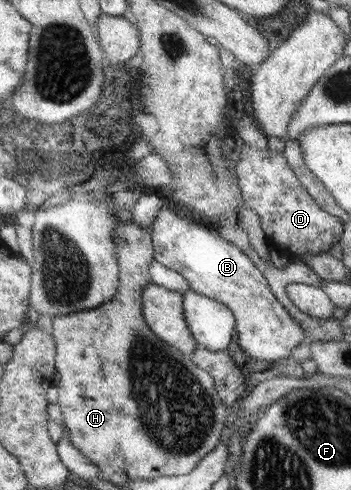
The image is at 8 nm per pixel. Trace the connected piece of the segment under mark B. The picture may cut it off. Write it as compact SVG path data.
M171 204L159 209L151 228L153 228L154 260L183 275L189 282L191 291L211 297L231 309L236 321L234 344L239 344L249 357L255 360L278 361L280 358L289 357L292 350L306 340L304 328L289 315L286 307L274 295L264 274L257 269L247 254L230 241L223 239L217 230L212 230L188 217Z

